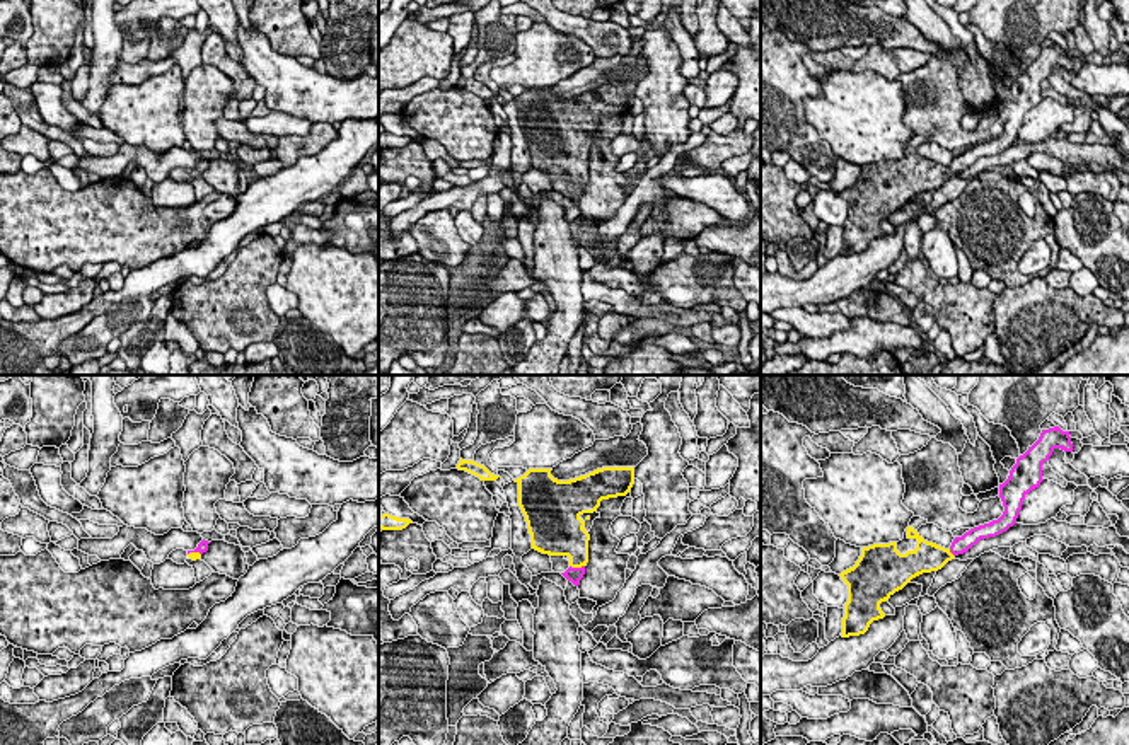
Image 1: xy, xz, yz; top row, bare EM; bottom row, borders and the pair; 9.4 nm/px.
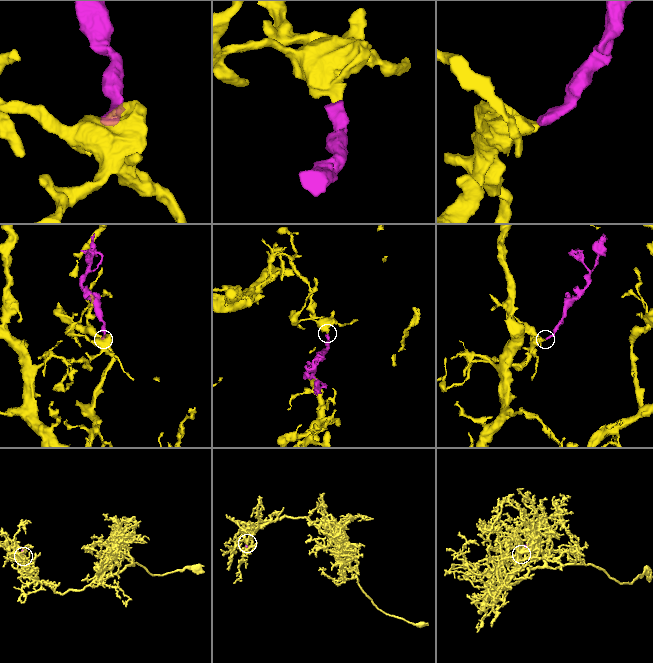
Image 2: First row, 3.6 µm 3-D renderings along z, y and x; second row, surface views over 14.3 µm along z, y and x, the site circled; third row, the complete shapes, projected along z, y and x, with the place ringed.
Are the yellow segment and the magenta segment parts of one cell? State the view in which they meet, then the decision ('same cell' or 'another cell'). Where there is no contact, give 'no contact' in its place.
meets yellow in xz; same cell

